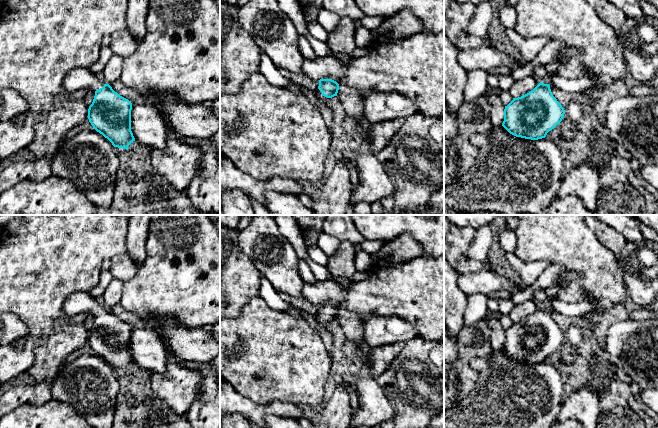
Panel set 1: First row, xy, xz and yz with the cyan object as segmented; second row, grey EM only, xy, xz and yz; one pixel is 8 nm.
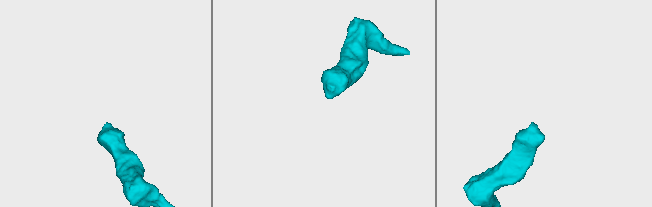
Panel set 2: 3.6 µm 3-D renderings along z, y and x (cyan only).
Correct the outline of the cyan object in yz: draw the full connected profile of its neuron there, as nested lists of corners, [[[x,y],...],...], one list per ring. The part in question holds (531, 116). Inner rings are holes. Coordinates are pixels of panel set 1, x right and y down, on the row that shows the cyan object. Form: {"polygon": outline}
{"polygon": [[[540,82],[529,93],[505,106],[502,126],[525,139],[545,138],[563,119],[565,110],[553,96],[550,85]]]}

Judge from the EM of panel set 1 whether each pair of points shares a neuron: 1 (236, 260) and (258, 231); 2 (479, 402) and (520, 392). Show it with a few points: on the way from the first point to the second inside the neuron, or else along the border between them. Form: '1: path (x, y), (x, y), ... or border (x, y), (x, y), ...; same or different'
1: border (238, 231), (238, 246), (240, 250), (258, 270); different
2: path (489, 402), (500, 392), (510, 392); same

